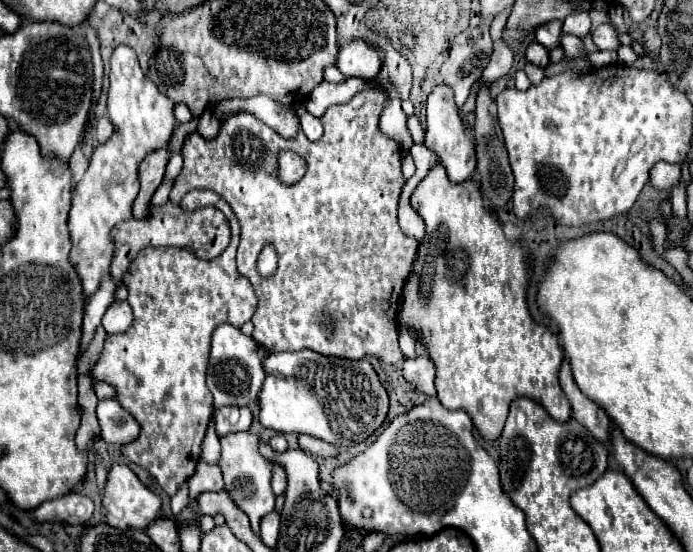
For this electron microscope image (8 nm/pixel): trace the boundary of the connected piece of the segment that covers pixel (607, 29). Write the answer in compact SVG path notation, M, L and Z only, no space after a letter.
M604 23L604 25L596 27L596 29L592 31L592 41L594 41L594 45L596 45L600 51L602 51L602 49L614 51L614 49L620 45L620 41L618 41L618 37L616 37L616 29L614 29L612 23Z

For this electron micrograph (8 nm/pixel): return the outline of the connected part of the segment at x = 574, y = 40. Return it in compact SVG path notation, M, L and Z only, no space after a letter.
M562 33L560 37L560 45L564 47L566 51L566 57L582 57L582 41L576 37L576 35L570 35L570 33Z

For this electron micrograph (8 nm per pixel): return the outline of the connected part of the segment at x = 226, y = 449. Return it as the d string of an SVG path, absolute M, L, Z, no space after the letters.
M252 433L226 435L220 439L220 445L222 445L220 469L224 475L224 483L228 485L226 491L230 493L230 497L234 497L236 505L242 507L254 533L259 536L260 521L262 517L274 510L274 499L276 499L270 487L270 461L262 459L262 455L258 453L258 437Z

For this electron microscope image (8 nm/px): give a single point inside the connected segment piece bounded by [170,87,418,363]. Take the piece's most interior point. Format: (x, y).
(343, 259)

